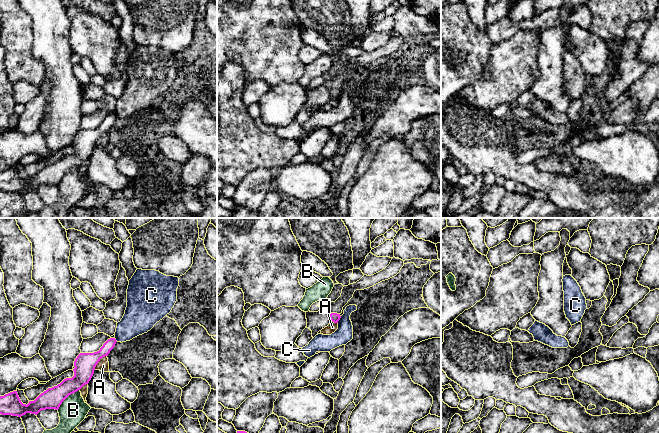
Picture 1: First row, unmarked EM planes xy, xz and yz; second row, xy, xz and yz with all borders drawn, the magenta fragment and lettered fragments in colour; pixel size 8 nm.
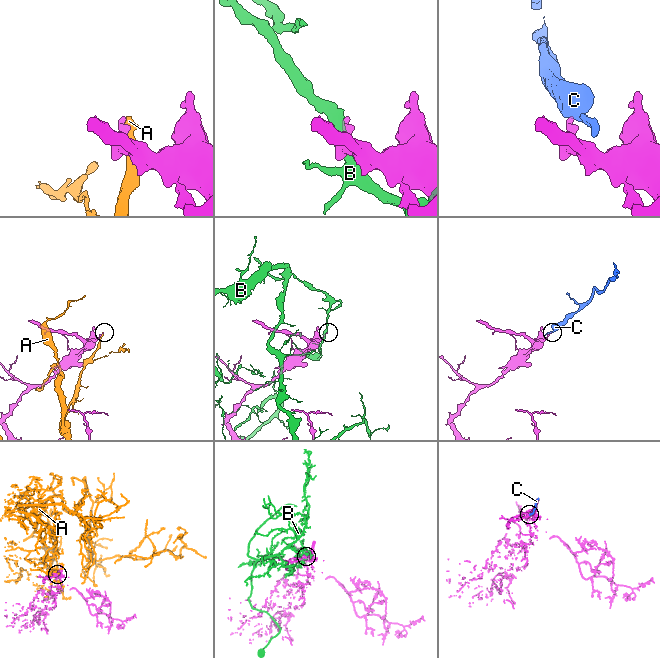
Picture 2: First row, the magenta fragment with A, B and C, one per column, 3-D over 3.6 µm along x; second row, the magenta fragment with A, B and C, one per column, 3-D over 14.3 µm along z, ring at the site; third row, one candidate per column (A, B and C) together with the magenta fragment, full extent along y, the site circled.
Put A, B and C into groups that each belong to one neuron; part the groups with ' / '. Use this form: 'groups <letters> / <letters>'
groups A / B / C

